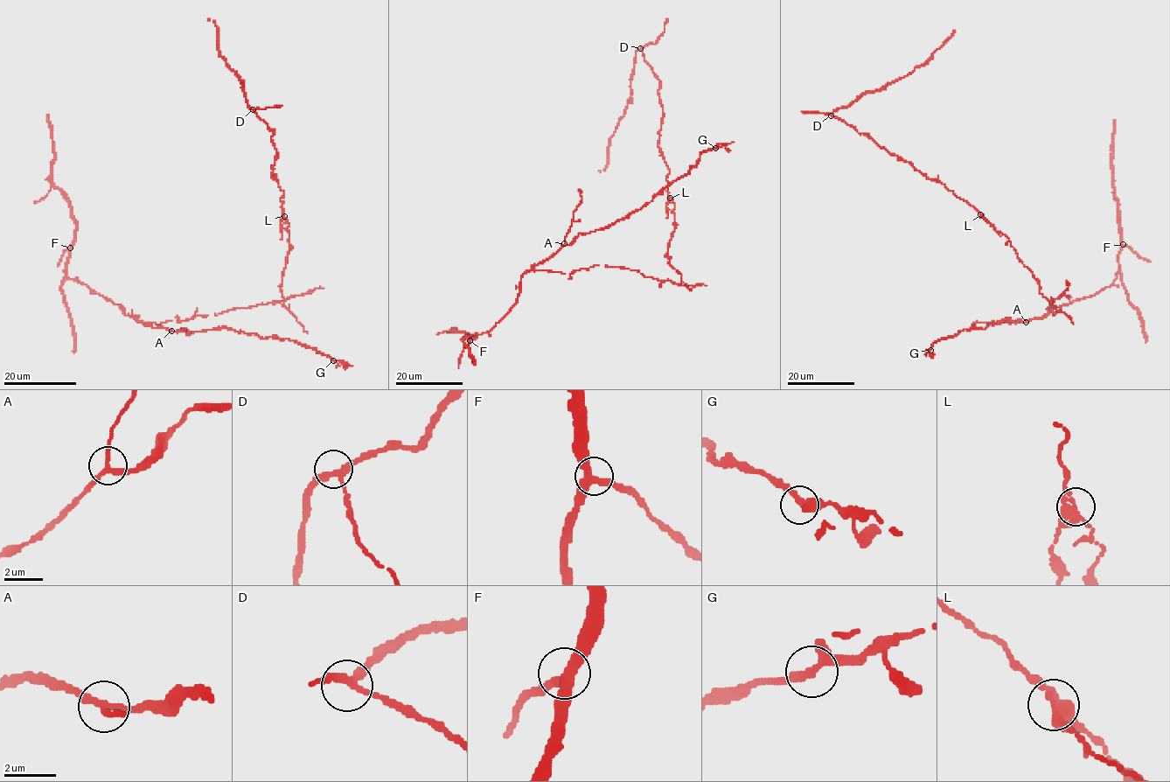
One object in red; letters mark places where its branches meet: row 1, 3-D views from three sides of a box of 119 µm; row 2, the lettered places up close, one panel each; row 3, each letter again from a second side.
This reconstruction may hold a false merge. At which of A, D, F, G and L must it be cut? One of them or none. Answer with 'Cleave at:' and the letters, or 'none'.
Cleave at: none

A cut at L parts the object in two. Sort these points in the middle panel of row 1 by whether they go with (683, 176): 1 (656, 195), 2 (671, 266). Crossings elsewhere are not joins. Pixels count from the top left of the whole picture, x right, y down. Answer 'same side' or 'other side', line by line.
1: same side
2: other side

